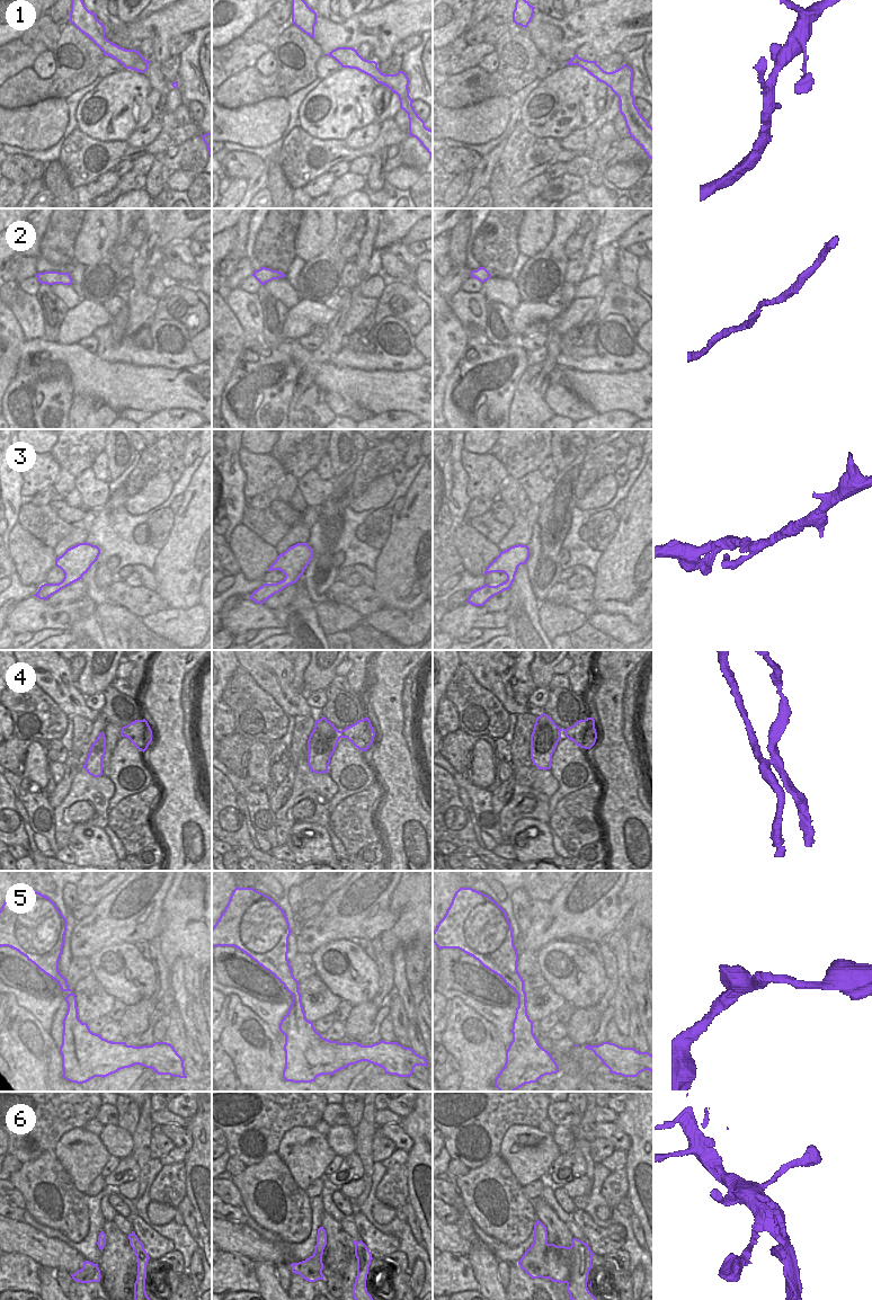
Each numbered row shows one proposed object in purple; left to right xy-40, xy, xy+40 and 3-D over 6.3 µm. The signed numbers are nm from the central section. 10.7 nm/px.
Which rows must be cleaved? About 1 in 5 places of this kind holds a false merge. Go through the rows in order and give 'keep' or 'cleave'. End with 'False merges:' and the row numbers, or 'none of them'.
1: keep
2: keep
3: keep
4: cleave
5: keep
6: keep
False merges: 4

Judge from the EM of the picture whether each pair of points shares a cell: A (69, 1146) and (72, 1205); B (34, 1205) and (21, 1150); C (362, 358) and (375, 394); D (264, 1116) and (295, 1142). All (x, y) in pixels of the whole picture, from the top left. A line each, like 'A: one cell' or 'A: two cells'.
A: two cells
B: two cells
C: two cells
D: two cells

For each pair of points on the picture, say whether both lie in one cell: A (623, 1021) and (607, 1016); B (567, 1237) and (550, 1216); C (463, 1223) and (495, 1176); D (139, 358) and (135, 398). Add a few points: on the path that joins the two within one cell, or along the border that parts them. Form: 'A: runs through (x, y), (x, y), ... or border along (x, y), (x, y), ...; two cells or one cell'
A: border along (611, 1004), (613, 1007), (613, 1018); two cells
B: runs through (561, 1231), (553, 1221); one cell
C: border along (460, 1193), (473, 1221); two cells
D: border along (112, 362), (165, 366); two cells

